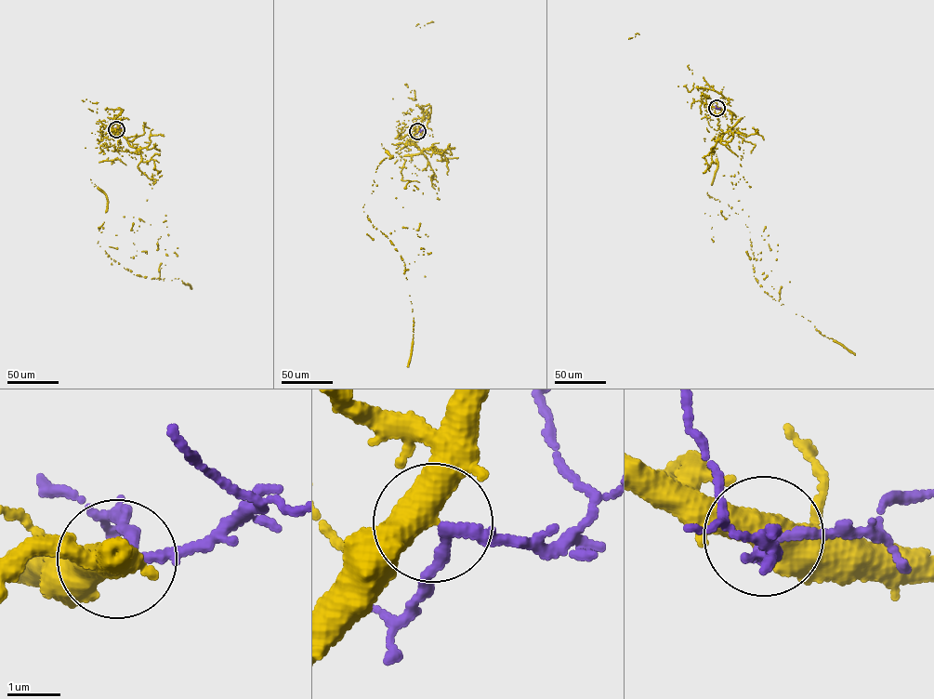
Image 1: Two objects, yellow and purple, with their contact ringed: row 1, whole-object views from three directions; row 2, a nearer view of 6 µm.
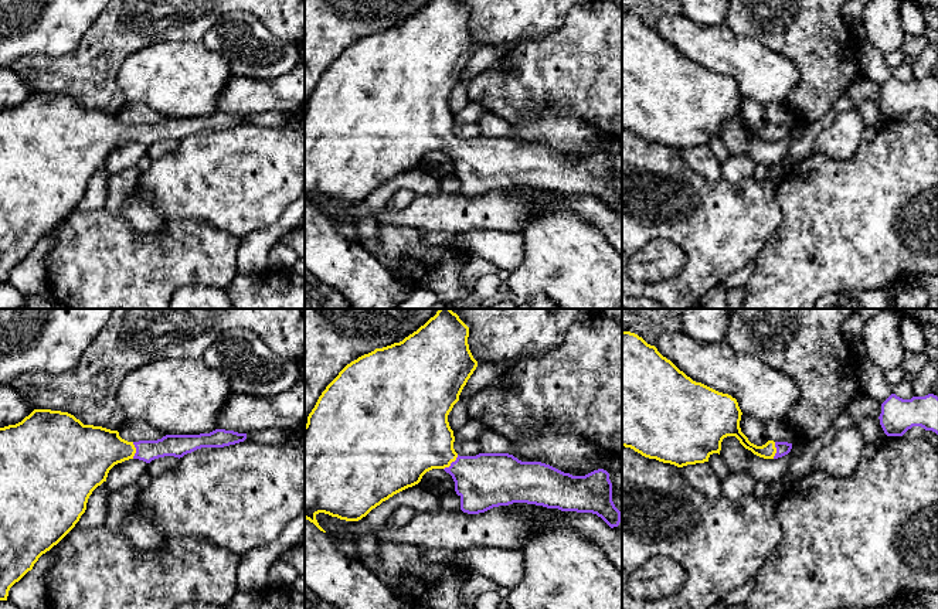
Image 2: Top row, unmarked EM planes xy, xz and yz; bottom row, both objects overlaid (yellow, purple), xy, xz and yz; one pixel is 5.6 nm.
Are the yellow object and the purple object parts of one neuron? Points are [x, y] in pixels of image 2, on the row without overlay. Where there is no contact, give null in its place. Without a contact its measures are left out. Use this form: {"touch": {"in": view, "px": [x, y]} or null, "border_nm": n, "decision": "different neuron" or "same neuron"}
{"touch": {"in": "xz", "px": [451, 145]}, "border_nm": 120, "decision": "same neuron"}

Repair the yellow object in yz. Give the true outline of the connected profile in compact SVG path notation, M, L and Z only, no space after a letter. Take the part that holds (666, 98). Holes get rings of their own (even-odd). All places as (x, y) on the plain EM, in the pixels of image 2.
M622 13L622 129L677 150L704 146L713 136L720 137L727 119L735 119L745 132L764 142L778 142L791 135L792 126L788 125L751 126L741 115L741 98L735 81L693 64L655 28Z

